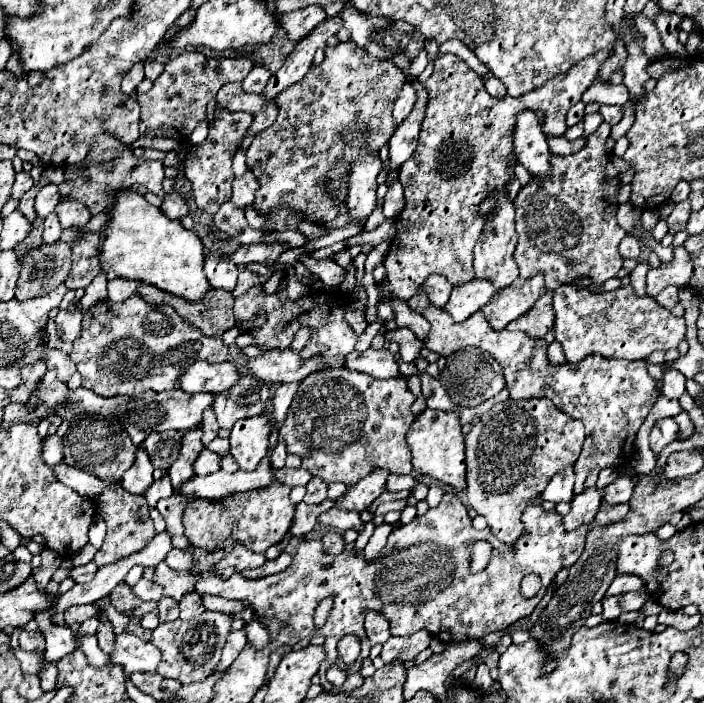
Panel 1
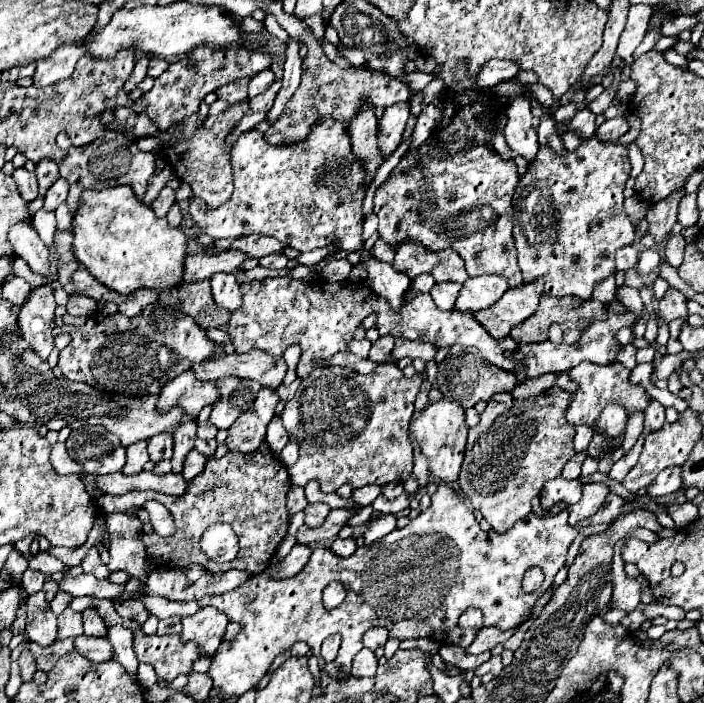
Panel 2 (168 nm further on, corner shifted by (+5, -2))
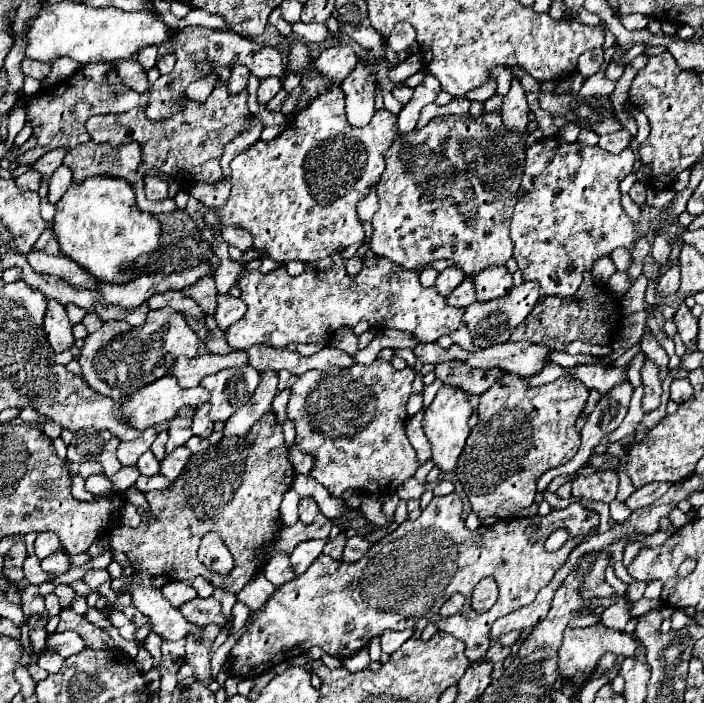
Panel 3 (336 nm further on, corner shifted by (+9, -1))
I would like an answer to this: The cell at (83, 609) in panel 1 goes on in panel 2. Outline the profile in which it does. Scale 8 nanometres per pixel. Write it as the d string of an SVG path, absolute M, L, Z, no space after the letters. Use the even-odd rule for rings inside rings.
M69 607L59 615L59 633L57 637L59 639L65 639L65 637L77 637L77 635L83 635L83 623L81 623L81 613L75 613L71 611Z

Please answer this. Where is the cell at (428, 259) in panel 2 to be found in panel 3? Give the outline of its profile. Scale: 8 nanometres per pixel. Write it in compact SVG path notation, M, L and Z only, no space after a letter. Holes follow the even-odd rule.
M451 266L451 268L443 270L443 272L437 276L435 288L437 288L437 292L439 292L441 296L447 296L447 294L451 294L451 290L453 290L455 286L459 286L459 282L463 282L463 278L465 278L465 274L463 274L459 268Z

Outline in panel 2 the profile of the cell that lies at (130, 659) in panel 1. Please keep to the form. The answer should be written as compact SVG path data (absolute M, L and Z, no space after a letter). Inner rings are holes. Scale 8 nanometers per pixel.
M75 637L75 651L93 663L101 663L113 657L113 647L107 637Z

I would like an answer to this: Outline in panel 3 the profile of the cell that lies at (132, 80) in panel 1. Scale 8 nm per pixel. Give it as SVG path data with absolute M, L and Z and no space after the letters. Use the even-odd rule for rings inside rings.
M145 46L137 52L137 62L143 66L143 70L149 70L157 62L157 46Z

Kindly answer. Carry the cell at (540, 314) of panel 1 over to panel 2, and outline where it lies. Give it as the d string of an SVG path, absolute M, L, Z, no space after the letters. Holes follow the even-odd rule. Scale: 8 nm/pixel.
M543 295L539 309L525 319L523 323L519 323L517 327L513 327L511 337L517 343L535 343L535 341L547 341L547 331L553 323L559 323L565 329L565 341L577 343L579 335L583 333L583 323L591 323L591 319L603 319L603 315L607 315L607 305L595 301L595 299L575 299L575 297L549 297Z

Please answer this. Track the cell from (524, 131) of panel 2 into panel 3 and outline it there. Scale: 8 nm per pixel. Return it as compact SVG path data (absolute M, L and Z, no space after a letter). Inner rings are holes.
M513 78L509 94L503 98L503 108L501 108L503 126L507 126L507 130L511 130L511 132L525 134L527 124L529 124L527 114L529 114L529 106L525 100L525 90L523 90L521 82L517 78Z

